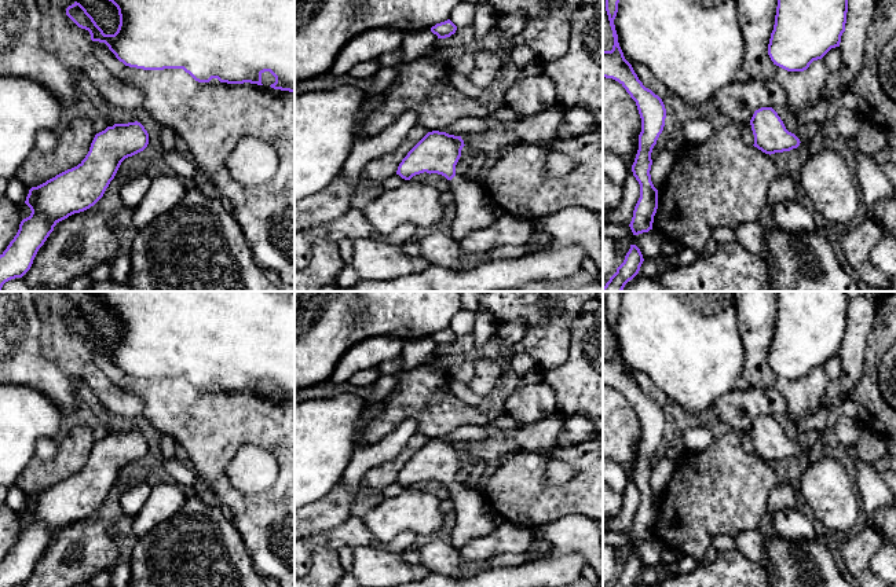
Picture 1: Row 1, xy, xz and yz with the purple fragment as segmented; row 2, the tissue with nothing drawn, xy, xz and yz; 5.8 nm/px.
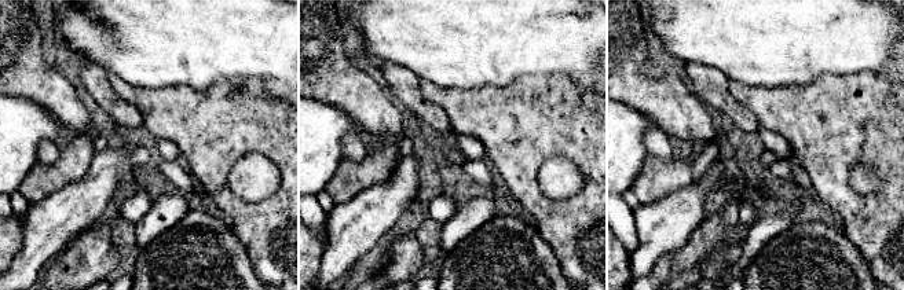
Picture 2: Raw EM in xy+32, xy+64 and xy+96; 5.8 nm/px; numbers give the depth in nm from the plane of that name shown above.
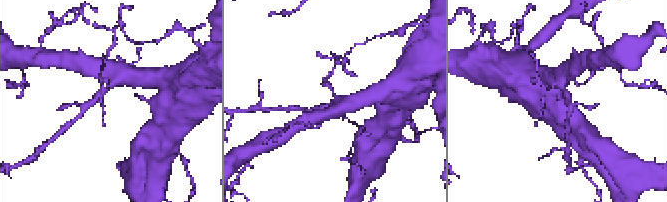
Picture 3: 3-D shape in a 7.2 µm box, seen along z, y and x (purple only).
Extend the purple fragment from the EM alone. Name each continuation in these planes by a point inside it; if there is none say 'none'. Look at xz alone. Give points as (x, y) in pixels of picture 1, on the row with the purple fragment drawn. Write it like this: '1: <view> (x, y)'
1: xz (472, 212)

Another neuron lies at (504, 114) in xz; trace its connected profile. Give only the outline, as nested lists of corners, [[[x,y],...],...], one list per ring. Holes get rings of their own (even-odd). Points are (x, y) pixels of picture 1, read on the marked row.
[[[504,104],[497,110],[490,110],[487,115],[462,118],[446,128],[443,132],[454,136],[479,133],[482,131],[489,129],[495,122],[516,122],[524,118],[524,115],[513,111],[512,109]]]

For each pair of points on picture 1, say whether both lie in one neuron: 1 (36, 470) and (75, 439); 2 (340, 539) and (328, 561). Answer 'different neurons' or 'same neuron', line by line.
1: same neuron
2: different neurons

